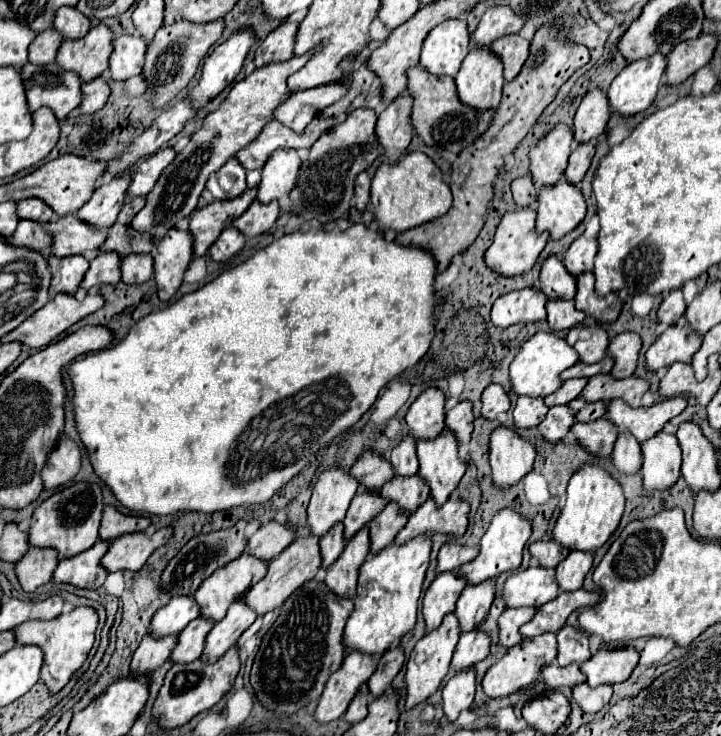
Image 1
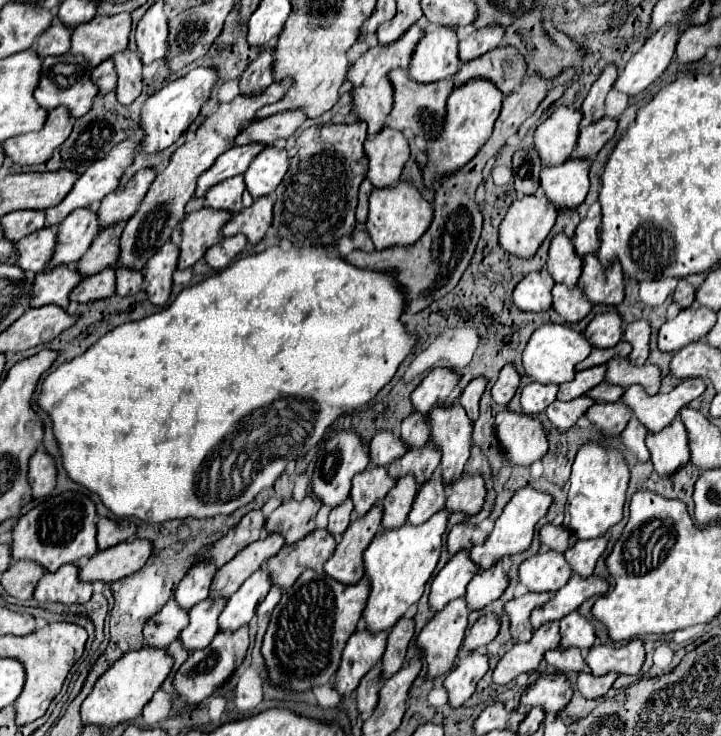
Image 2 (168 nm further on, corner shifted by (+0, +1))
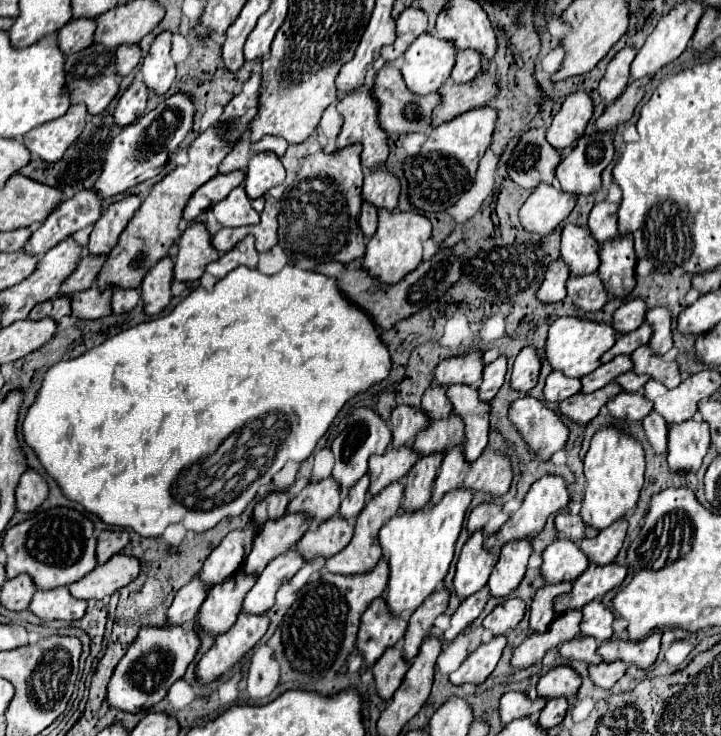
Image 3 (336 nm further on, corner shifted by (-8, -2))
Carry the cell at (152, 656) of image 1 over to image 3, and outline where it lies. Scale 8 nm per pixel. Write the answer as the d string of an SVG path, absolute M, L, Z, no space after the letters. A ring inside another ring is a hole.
M194 576L190 584L182 586L168 610L166 626L182 626L186 622L194 622L204 598L208 594L208 586L202 586L202 582Z

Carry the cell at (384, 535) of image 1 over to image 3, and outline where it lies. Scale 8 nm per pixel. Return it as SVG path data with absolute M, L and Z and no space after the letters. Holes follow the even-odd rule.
M444 454L424 456L412 466L410 474L406 474L406 478L402 478L402 482L404 482L402 510L404 512L418 512L428 504L432 482L438 474L442 460L444 460Z

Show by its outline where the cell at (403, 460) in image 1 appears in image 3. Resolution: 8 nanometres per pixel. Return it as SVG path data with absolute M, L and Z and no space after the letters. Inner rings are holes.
M430 386L426 394L422 396L422 412L430 420L444 420L450 416L452 406L446 398L446 388L442 386Z

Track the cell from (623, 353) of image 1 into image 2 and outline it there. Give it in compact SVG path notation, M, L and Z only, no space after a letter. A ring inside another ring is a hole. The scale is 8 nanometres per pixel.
M638 319L626 325L624 339L632 345L630 361L634 365L644 365L650 355L650 321Z

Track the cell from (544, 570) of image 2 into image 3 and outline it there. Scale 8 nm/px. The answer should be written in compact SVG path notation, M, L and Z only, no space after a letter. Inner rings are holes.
M558 538L542 552L540 576L546 584L574 582L588 568L588 558L578 550L576 542Z

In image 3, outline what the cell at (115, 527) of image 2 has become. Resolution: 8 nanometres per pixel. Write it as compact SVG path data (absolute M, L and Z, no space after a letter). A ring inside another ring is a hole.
M106 530L106 532L102 532L98 536L98 548L96 548L98 564L104 564L108 558L122 552L128 542L130 542L130 536L128 536L126 530Z

